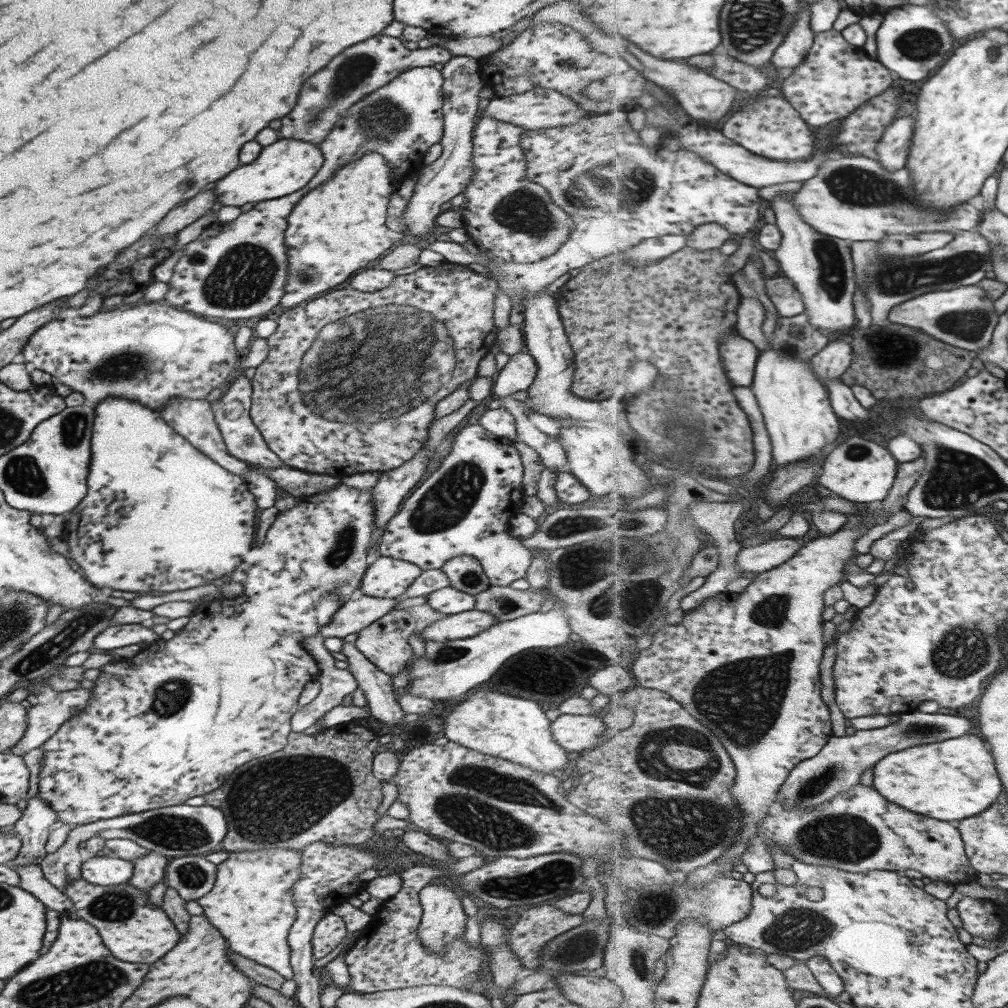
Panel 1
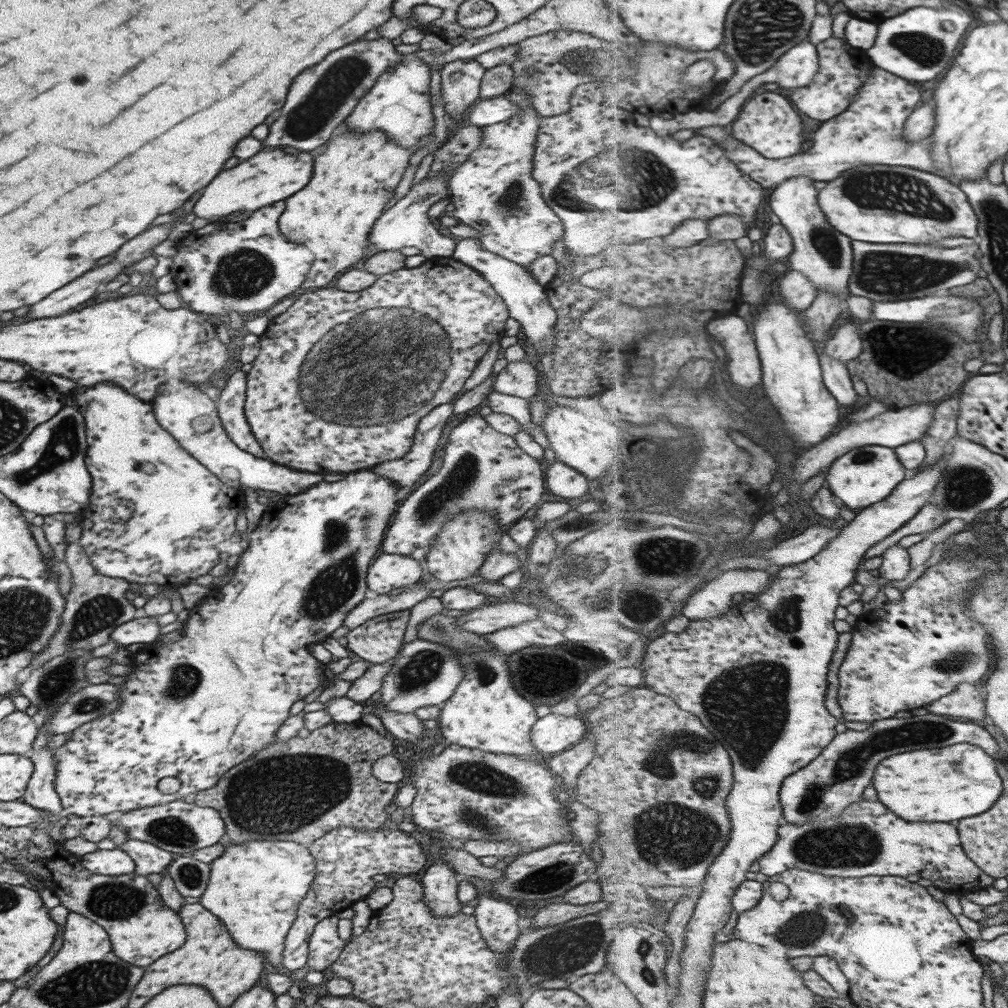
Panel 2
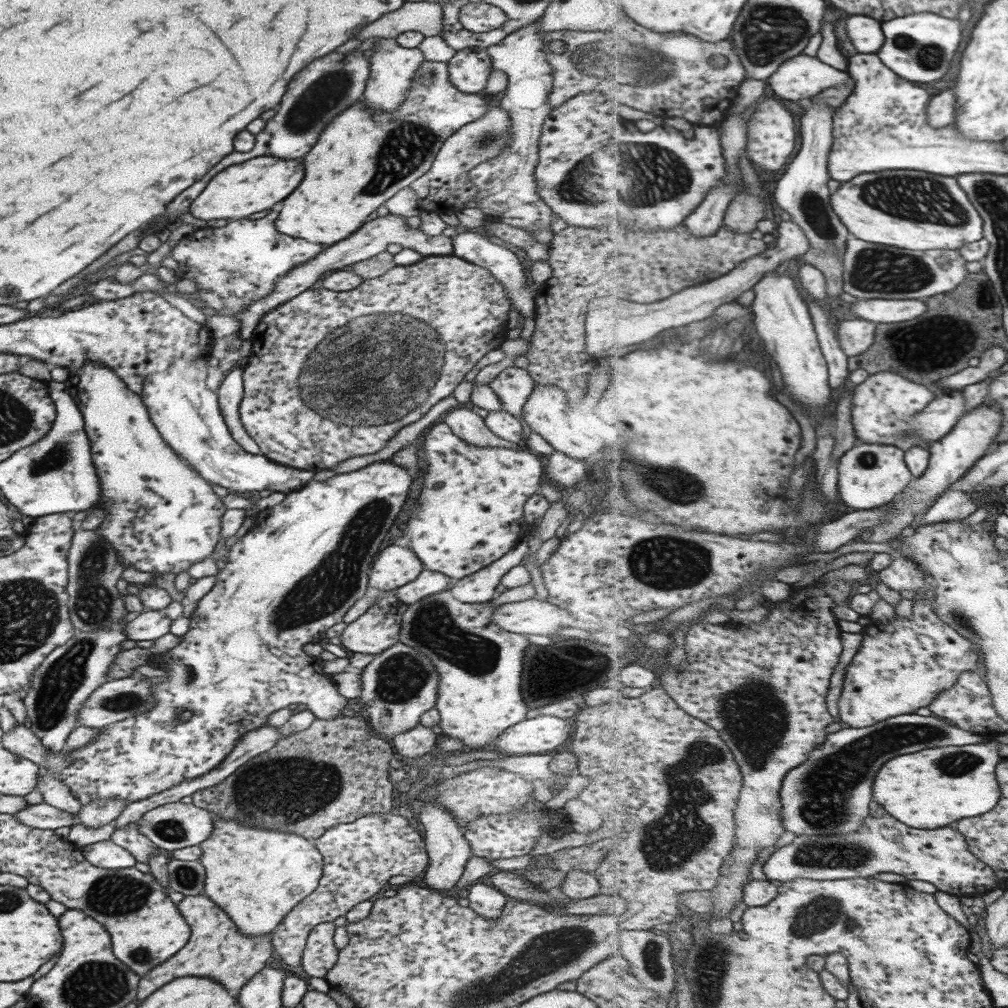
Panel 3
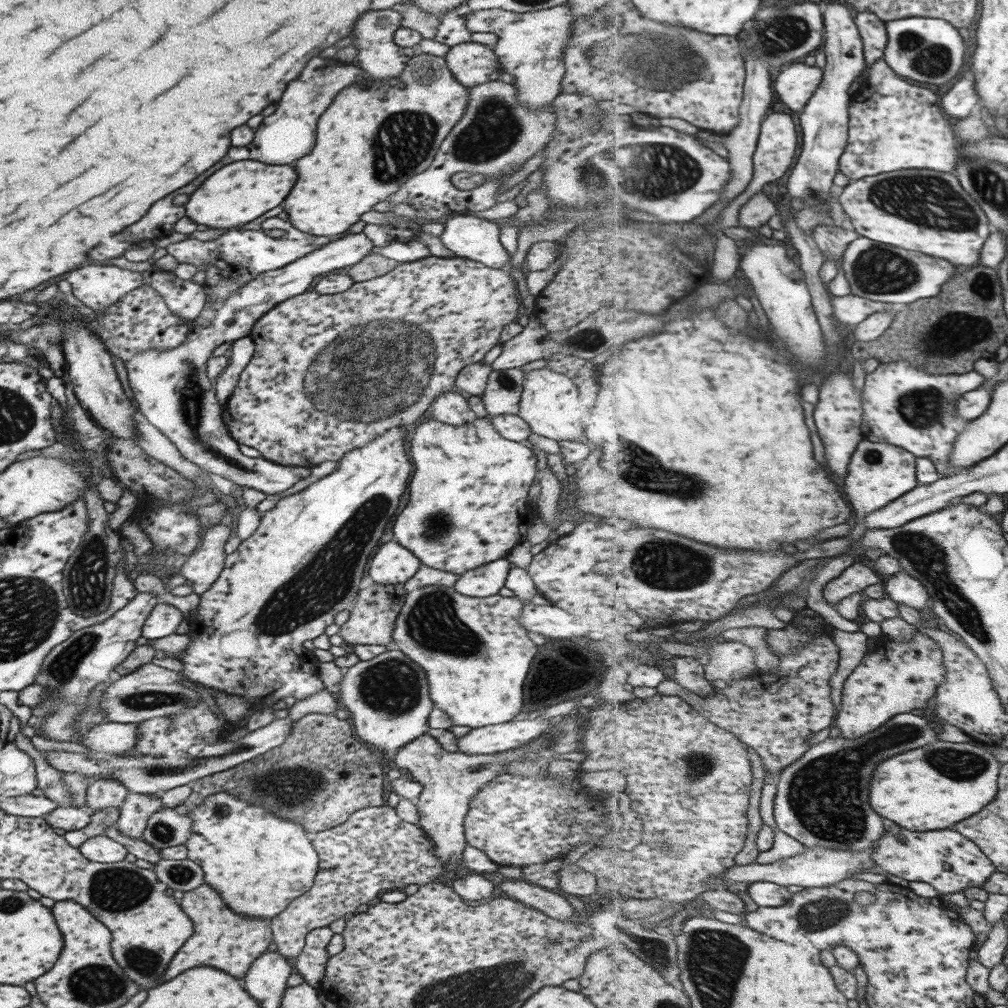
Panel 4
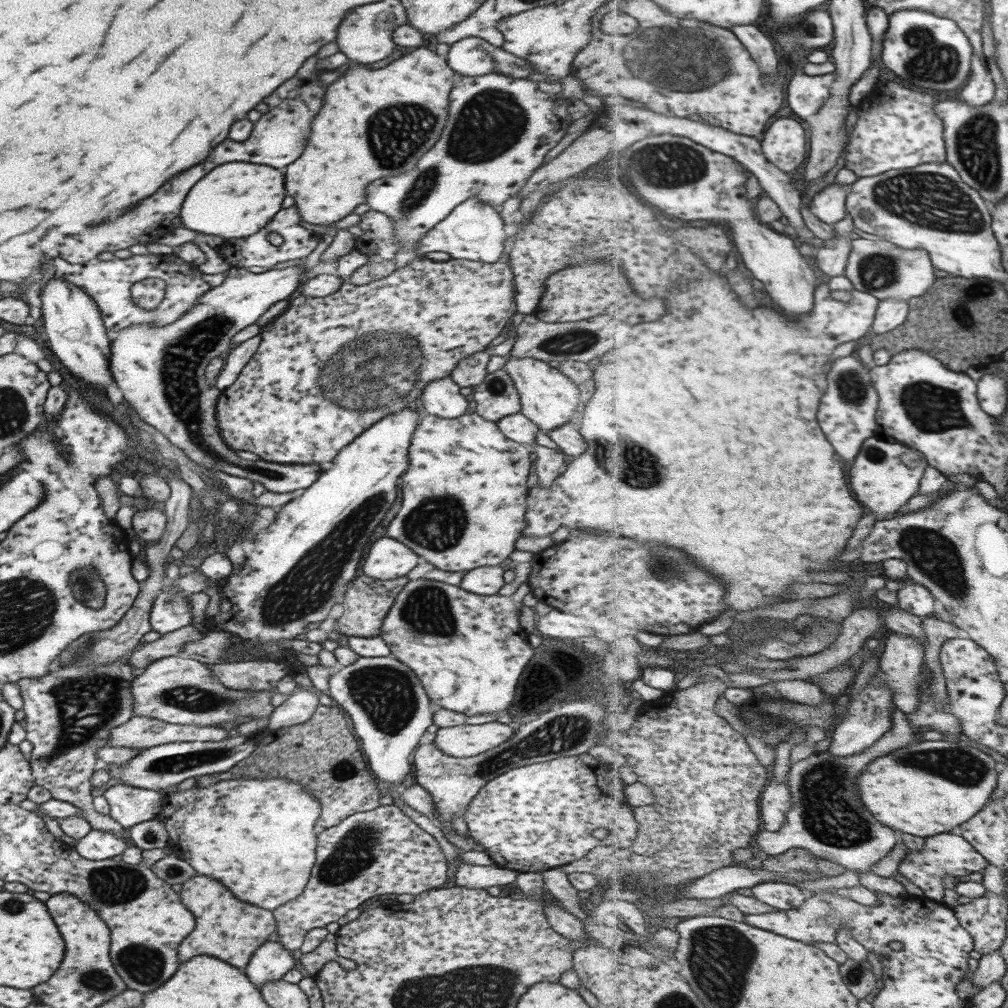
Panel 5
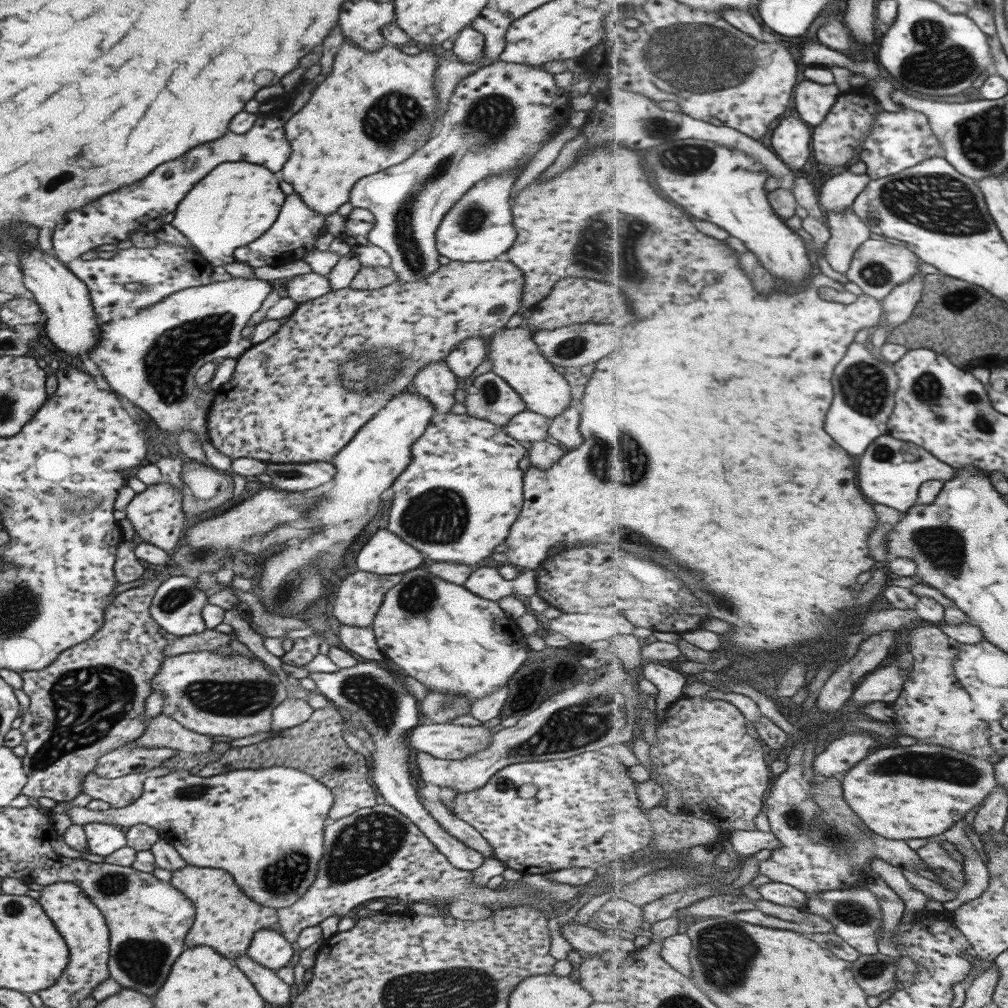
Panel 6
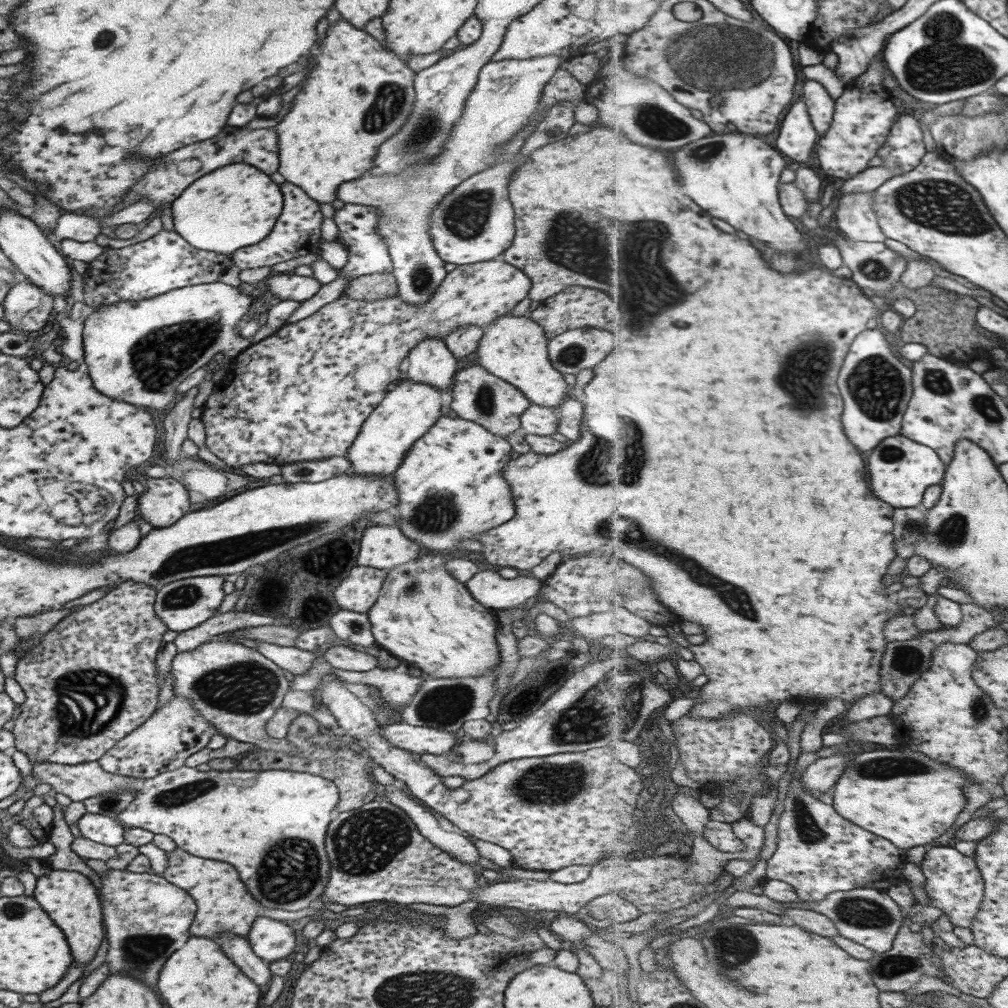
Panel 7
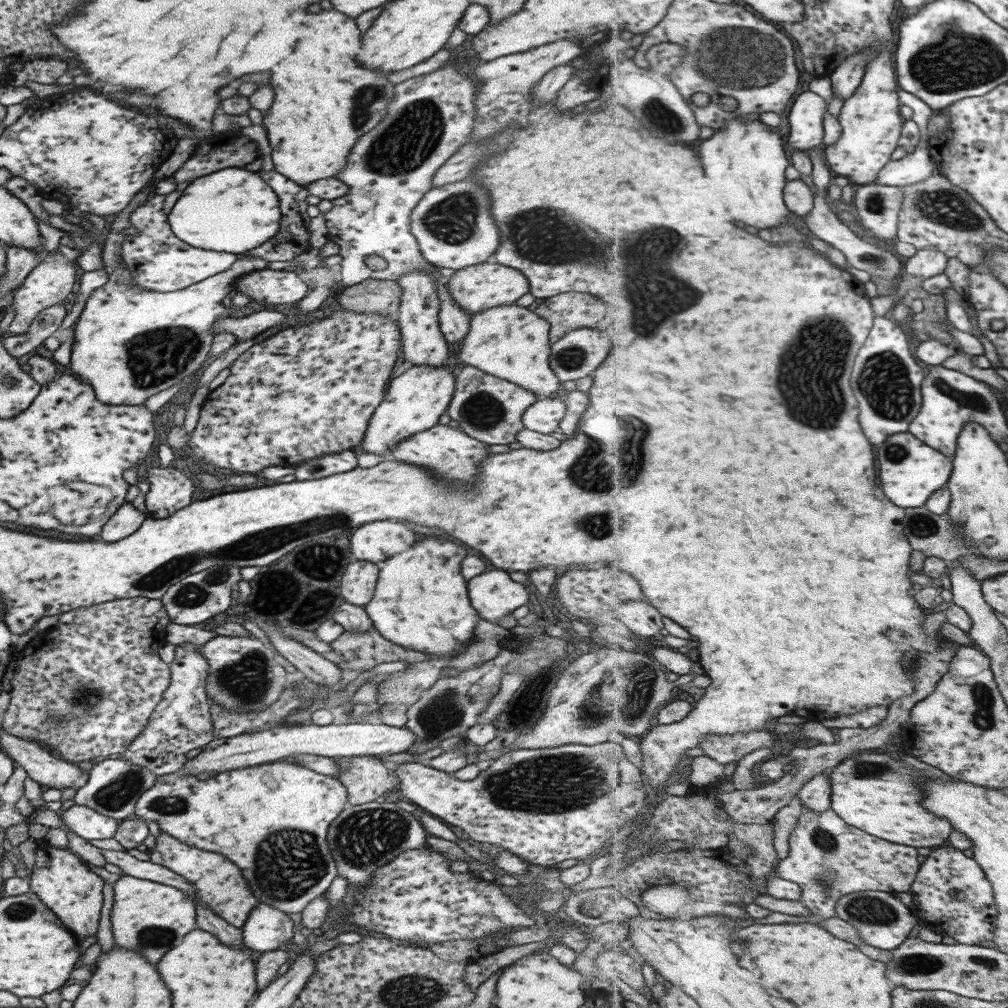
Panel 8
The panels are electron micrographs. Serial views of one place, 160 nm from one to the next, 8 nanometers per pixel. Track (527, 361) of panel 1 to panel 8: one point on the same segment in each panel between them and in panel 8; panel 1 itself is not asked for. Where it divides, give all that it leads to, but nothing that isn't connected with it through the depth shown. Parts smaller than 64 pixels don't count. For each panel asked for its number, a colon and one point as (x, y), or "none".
2: (518, 379)
3: (511, 386)
4: (501, 394)
5: (495, 397)
6: (488, 397)
7: (476, 396)
8: (489, 409)

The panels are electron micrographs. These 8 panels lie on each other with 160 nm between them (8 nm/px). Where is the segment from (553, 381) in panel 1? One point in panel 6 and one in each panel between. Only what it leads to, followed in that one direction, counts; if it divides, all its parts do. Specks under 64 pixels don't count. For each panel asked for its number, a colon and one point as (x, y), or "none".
2: (527, 304)
3: (474, 247)
4: (475, 239)
5: (474, 231)
6: (477, 228)

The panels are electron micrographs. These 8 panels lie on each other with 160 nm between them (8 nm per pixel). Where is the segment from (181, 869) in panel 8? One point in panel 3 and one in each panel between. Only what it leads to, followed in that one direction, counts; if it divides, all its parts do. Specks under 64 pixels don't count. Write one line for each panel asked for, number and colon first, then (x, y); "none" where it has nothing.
3: (216, 949)
4: (221, 938)
5: (225, 927)
6: (225, 919)
7: (222, 902)

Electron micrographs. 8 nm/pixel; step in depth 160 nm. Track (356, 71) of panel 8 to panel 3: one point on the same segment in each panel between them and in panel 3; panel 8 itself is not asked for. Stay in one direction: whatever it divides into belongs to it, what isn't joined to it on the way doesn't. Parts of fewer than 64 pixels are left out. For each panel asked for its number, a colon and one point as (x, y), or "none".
3: (360, 159)
4: (402, 120)
5: (373, 122)
6: (373, 109)
7: (324, 140)

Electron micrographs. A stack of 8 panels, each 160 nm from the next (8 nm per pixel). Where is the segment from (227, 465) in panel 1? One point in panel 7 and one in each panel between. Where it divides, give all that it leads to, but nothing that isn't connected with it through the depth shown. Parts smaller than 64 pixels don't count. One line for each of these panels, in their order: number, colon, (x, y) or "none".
2: (181, 408)
3: (184, 411)
4: (171, 388)
5: (159, 369)
6: (196, 325)
7: (139, 351)

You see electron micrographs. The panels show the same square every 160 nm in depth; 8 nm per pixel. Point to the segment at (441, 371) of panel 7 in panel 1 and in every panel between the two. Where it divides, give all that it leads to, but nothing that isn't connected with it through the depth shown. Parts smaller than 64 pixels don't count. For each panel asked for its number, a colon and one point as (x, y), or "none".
1: (464, 508)
2: (483, 469)
3: (469, 427)
4: (449, 407)
5: (440, 397)
6: (434, 381)

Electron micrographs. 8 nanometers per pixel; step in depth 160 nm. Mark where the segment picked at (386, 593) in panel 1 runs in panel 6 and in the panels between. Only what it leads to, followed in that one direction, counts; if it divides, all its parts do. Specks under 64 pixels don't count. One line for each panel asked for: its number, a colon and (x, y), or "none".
2: (387, 571)
3: (395, 565)
4: (391, 564)
5: (386, 558)
6: (384, 553)

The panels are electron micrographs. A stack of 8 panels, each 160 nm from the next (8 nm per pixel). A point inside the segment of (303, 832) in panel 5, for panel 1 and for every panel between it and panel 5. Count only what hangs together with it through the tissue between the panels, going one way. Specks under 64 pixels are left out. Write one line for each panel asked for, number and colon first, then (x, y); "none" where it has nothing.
1: (250, 903)
2: (254, 887)
3: (255, 876)
4: (258, 863)

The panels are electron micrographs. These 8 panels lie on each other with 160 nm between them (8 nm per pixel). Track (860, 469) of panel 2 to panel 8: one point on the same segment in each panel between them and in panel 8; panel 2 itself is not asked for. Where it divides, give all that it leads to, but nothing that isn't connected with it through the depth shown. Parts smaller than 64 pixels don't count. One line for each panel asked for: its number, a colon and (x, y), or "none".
3: (862, 487)
4: (880, 473)
5: (886, 476)
6: (895, 482)
7: (901, 470)
8: (912, 472)

